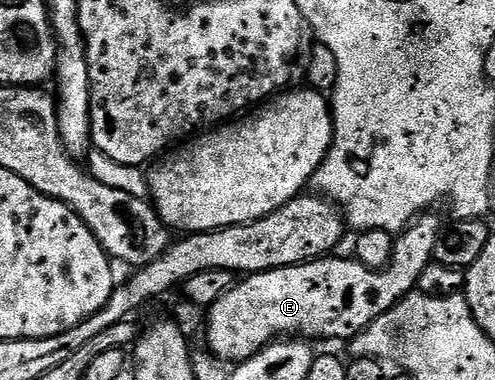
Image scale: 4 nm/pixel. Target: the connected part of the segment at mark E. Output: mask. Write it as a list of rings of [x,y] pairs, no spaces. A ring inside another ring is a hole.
[[[426,214],[415,219],[395,239],[394,256],[384,268],[368,268],[357,258],[341,260],[338,254],[329,258],[311,260],[309,264],[297,264],[294,268],[277,268],[267,272],[255,272],[239,279],[234,289],[224,294],[209,308],[206,320],[206,340],[210,343],[209,351],[219,361],[234,360],[241,362],[252,358],[261,350],[273,344],[279,338],[291,334],[301,334],[311,341],[343,340],[349,342],[359,336],[376,318],[380,318],[388,310],[392,310],[401,300],[407,299],[418,287],[420,274],[424,274],[424,266],[431,264],[436,250],[436,238],[444,227],[444,220],[438,216]]]

